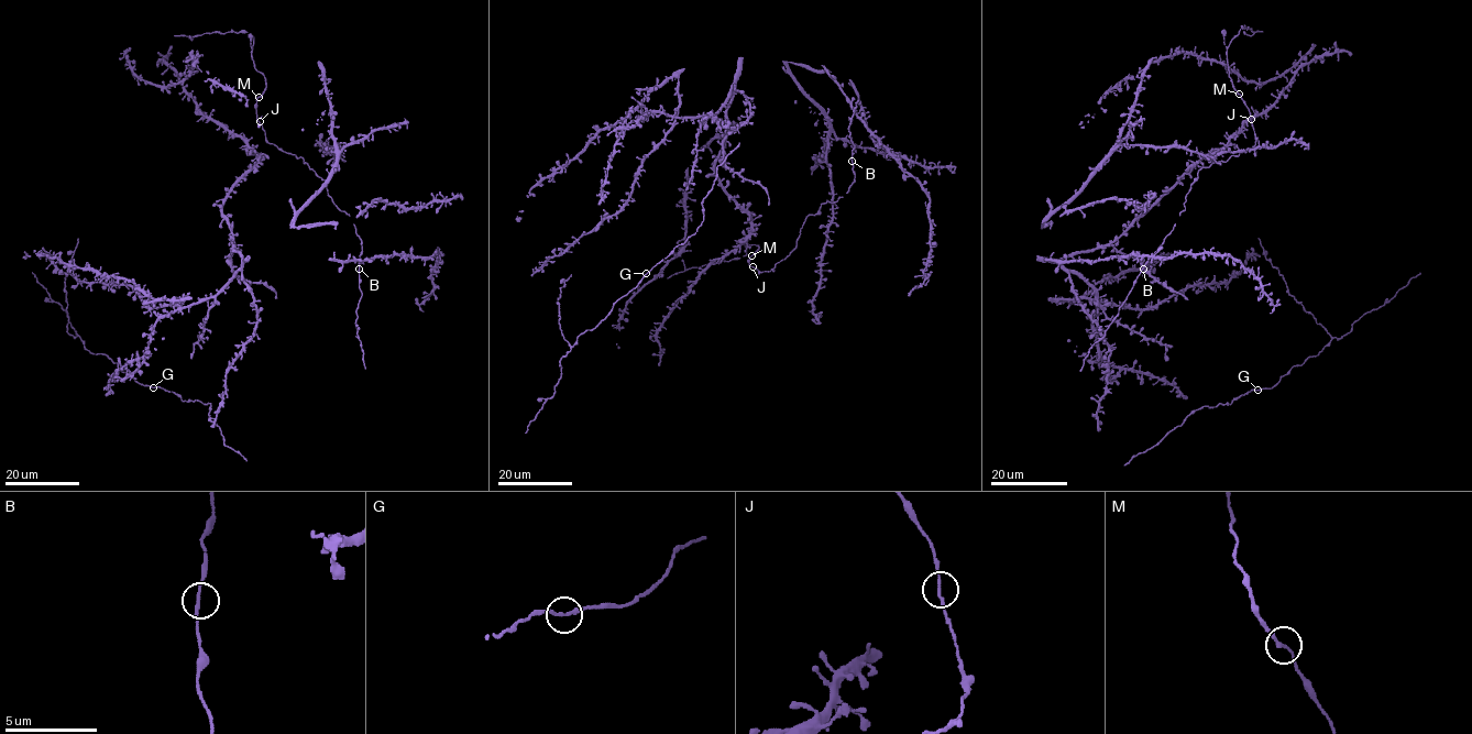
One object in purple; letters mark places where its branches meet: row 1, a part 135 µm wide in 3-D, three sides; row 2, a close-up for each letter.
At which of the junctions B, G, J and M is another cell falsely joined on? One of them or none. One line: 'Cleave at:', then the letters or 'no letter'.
Cleave at: no letter

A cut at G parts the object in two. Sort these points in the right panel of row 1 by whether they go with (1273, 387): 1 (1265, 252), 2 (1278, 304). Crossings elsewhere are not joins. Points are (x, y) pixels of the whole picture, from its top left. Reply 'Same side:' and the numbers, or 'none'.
Same side: 1

